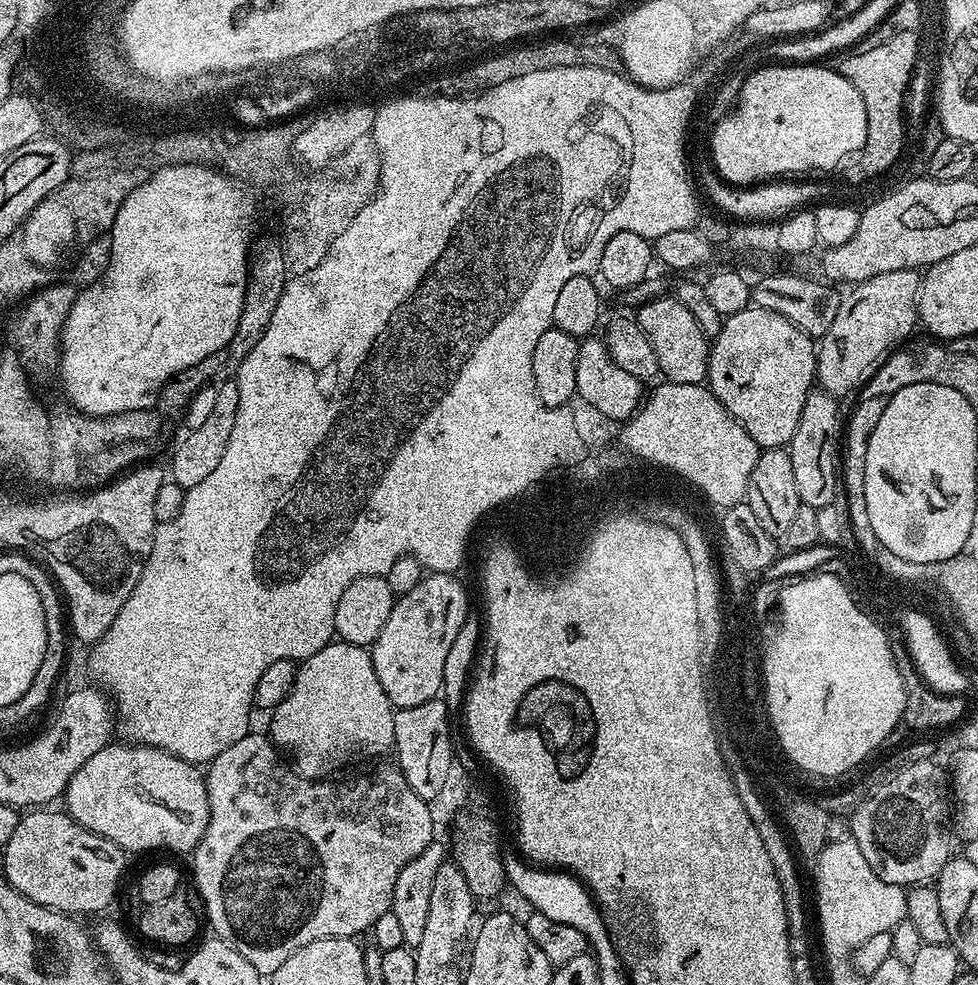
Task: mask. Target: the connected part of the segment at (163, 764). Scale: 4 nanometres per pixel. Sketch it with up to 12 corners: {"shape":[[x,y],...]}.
{"shape":[[109,742],[70,778],[69,816],[125,853],[191,853],[199,767]]}

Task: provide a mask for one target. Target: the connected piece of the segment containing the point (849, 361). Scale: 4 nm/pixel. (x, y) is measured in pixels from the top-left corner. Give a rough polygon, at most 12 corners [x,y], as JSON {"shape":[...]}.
{"shape":[[921,273],[863,280],[819,337],[816,380],[843,398],[918,324]]}

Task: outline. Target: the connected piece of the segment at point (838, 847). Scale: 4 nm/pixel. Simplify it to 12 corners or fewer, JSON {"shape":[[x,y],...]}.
{"shape":[[829,839],[814,862],[824,952],[851,957],[905,919],[858,842]]}

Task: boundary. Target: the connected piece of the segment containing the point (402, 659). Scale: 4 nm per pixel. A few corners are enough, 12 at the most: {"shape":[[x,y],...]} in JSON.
{"shape":[[451,572],[393,603],[370,645],[393,709],[441,695],[468,616]]}

